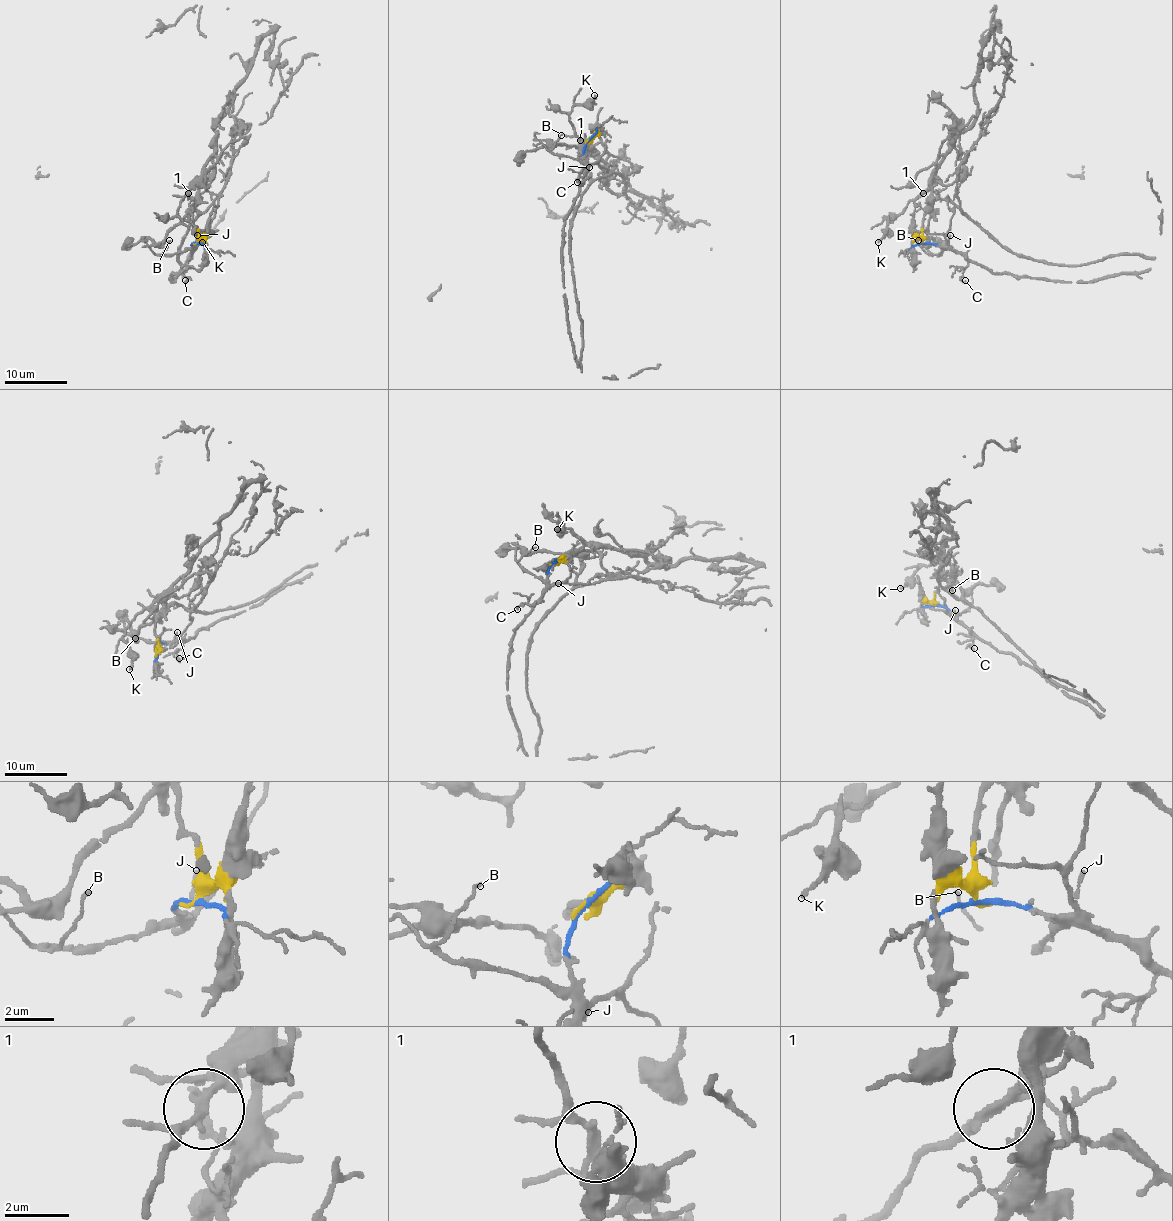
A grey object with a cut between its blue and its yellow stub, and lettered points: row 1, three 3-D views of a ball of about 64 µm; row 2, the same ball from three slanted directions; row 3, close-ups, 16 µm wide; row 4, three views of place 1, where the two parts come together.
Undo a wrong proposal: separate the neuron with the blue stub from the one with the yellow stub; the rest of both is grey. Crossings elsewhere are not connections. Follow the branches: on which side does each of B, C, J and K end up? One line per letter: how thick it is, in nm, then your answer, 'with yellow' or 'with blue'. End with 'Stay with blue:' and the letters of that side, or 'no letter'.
B: 110 nm thick; with blue
C: 150 nm thick; with blue
J: 130 nm thick; with blue
K: 190 nm thick; with yellow
Stay with blue: B, C, J

